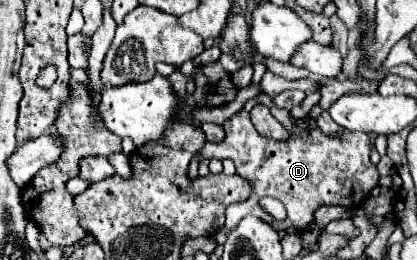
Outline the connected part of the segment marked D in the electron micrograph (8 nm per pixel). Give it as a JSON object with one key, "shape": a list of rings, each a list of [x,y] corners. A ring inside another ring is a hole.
{"shape":[[[265,94],[255,96],[249,100],[241,112],[237,112],[233,118],[229,118],[225,124],[225,140],[211,144],[205,142],[201,148],[201,156],[205,158],[231,158],[235,162],[237,174],[247,178],[253,184],[253,194],[243,204],[233,204],[227,208],[227,222],[217,232],[215,240],[217,244],[225,242],[225,234],[237,226],[237,222],[247,216],[265,216],[265,210],[261,208],[259,200],[265,196],[273,196],[283,202],[287,208],[287,224],[279,224],[273,220],[275,230],[287,230],[287,228],[299,228],[305,230],[313,222],[313,212],[321,204],[337,204],[345,208],[357,208],[377,186],[379,174],[377,168],[371,164],[371,138],[365,132],[345,132],[343,140],[325,136],[317,126],[315,120],[309,116],[303,120],[297,120],[297,124],[291,124],[291,114],[283,108],[275,108],[273,100]],[[259,104],[265,104],[271,114],[281,122],[281,126],[289,132],[287,140],[273,140],[267,136],[261,136],[255,126],[251,124],[251,110]]]}

